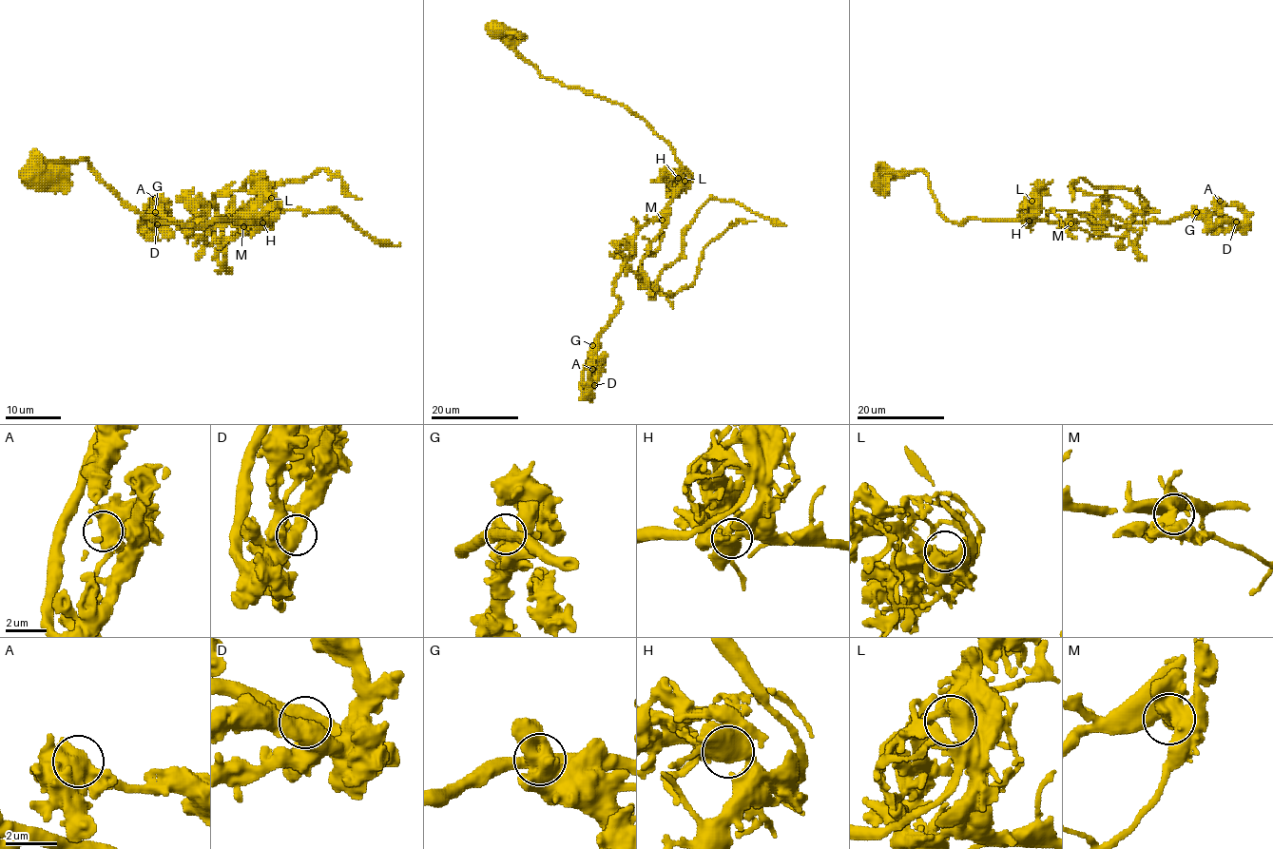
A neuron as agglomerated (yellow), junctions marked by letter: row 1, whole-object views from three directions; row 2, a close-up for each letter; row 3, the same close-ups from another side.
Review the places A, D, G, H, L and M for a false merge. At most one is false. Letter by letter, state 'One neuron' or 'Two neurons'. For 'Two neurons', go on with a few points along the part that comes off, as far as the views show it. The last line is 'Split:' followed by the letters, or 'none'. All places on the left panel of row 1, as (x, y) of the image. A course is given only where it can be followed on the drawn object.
A: One neuron
D: One neuron
G: One neuron
H: One neuron
L: One neuron
M: Two neurons. Course of the part to remove: (243, 225), (216, 243), (225, 258), (219, 261), (240, 231), (299, 209), (336, 210), (373, 238), (400, 243)
Split: M

